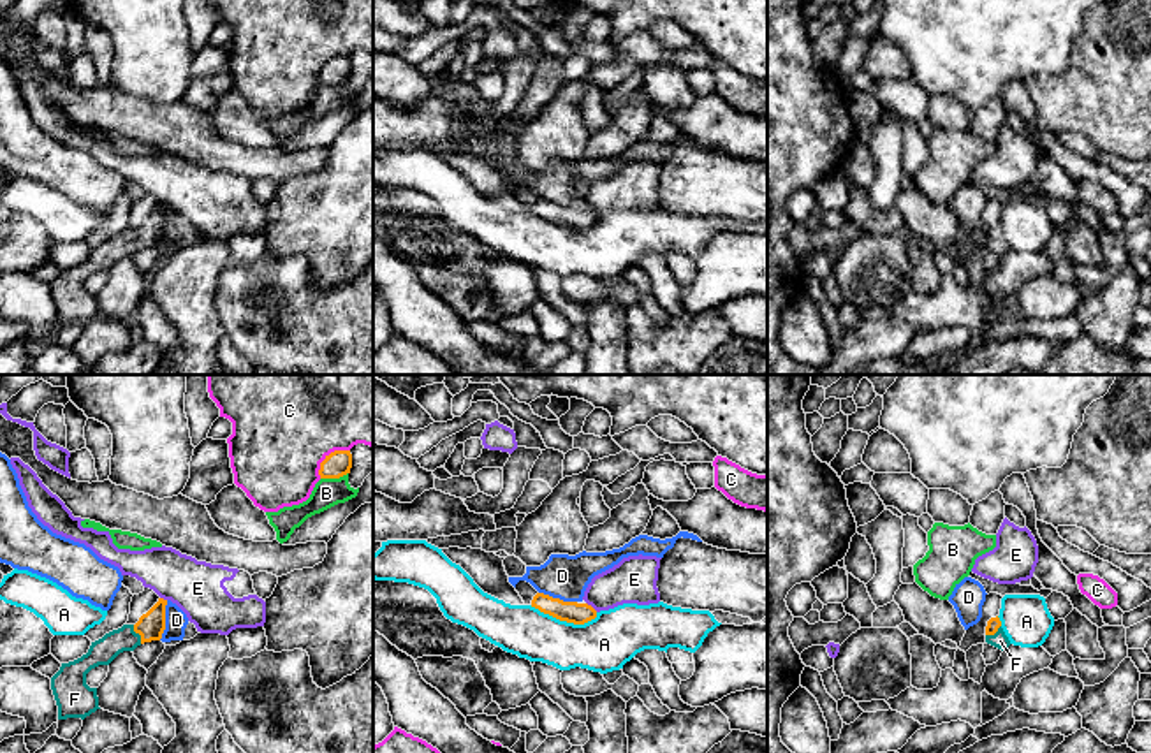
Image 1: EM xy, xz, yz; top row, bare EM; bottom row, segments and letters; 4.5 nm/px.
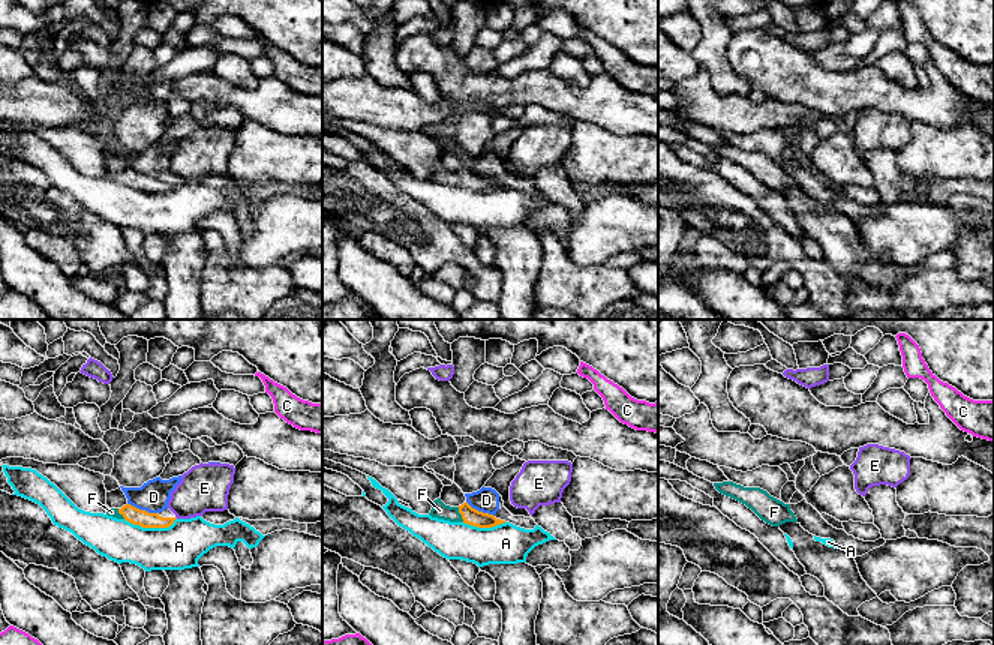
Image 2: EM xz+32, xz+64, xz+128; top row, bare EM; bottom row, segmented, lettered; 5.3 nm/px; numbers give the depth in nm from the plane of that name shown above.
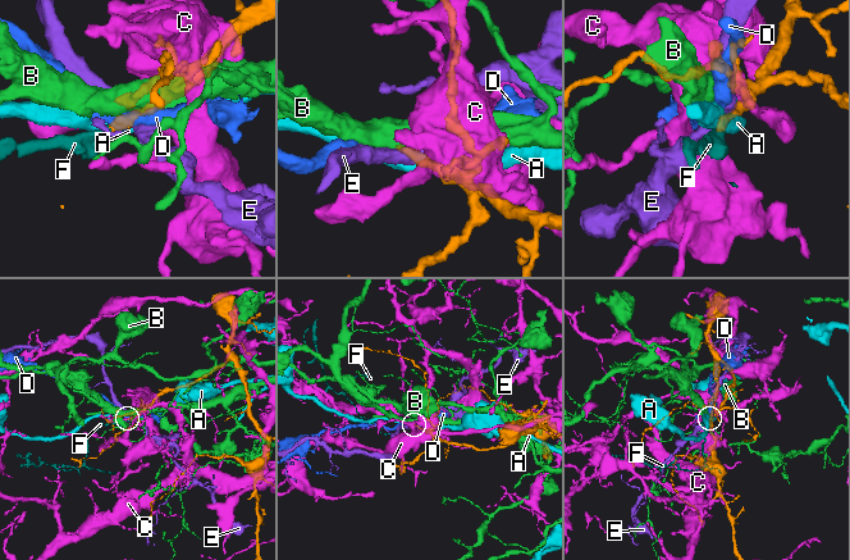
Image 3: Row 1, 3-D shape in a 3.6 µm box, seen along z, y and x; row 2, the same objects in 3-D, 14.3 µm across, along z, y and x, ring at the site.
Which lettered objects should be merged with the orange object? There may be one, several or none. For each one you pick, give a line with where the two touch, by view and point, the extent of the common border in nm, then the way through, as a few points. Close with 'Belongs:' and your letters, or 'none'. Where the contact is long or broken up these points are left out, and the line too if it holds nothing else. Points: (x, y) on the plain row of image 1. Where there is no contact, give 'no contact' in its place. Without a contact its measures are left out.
F: xy (138, 238) | 100 nm | across xy (150, 233), (138, 238), (102, 257)
Belongs: F

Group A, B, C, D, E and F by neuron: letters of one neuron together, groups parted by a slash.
A / B / C / D / E / F

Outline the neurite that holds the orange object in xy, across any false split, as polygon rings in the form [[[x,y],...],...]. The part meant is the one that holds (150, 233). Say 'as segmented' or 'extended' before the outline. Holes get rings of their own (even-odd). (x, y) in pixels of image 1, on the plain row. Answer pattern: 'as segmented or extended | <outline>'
extended | [[[158,204],[136,230],[123,230],[106,239],[102,245],[92,248],[86,260],[62,269],[60,276],[51,283],[58,325],[84,325],[100,315],[97,294],[86,290],[86,280],[99,271],[109,271],[123,257],[134,257],[144,248],[160,246],[165,236],[165,211],[167,206]]]

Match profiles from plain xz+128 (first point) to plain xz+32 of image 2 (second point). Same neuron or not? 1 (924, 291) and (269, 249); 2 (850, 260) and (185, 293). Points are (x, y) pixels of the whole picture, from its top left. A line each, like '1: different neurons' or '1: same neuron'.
1: different neurons
2: same neuron

